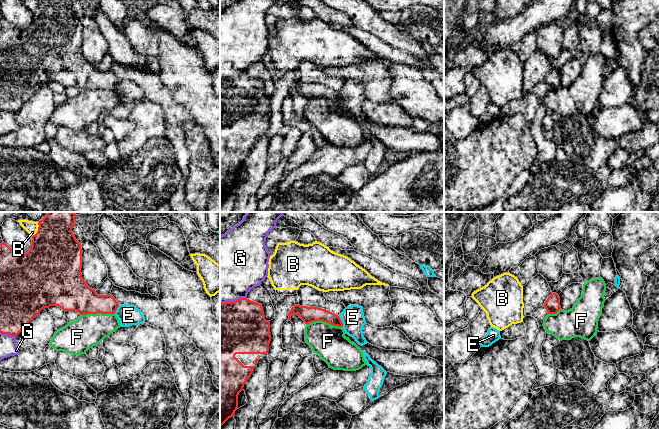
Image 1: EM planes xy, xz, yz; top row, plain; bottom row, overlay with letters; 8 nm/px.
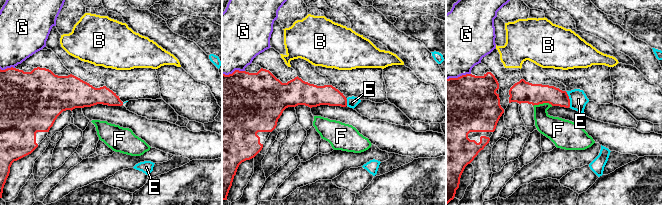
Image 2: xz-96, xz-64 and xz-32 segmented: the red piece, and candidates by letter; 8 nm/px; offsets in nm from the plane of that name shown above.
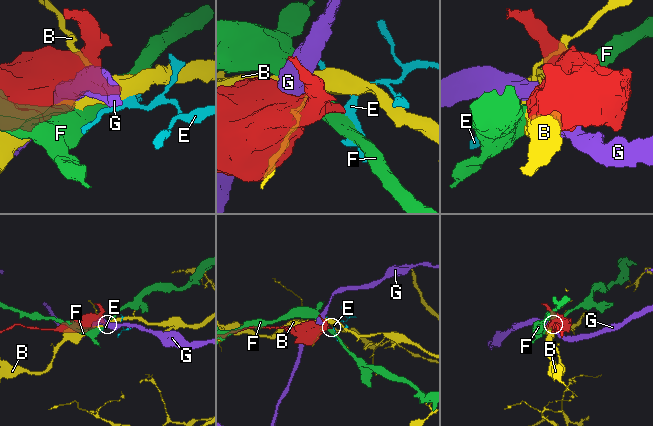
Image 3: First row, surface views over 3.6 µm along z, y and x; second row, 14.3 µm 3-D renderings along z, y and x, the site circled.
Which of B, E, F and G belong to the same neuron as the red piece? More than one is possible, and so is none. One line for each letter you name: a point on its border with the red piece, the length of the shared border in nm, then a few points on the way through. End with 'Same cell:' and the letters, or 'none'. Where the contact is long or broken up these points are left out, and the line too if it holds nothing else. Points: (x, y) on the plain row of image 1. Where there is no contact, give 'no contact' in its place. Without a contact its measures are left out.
Same cell: none

